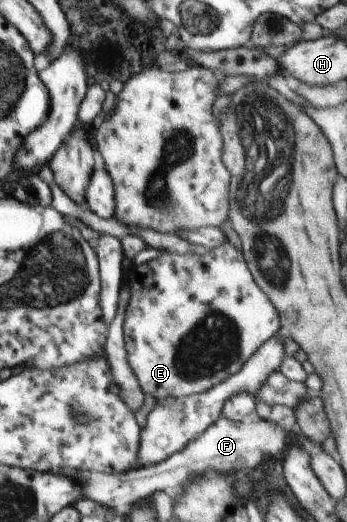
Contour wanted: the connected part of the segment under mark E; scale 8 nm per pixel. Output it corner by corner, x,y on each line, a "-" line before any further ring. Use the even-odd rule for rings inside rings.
228,241
204,256
164,251
150,265
156,271
154,275
138,273
132,262
125,275
129,302
117,325
125,339
128,363
146,395
157,400
181,400
208,391
238,373
263,343
282,331
274,304
254,281
243,253

